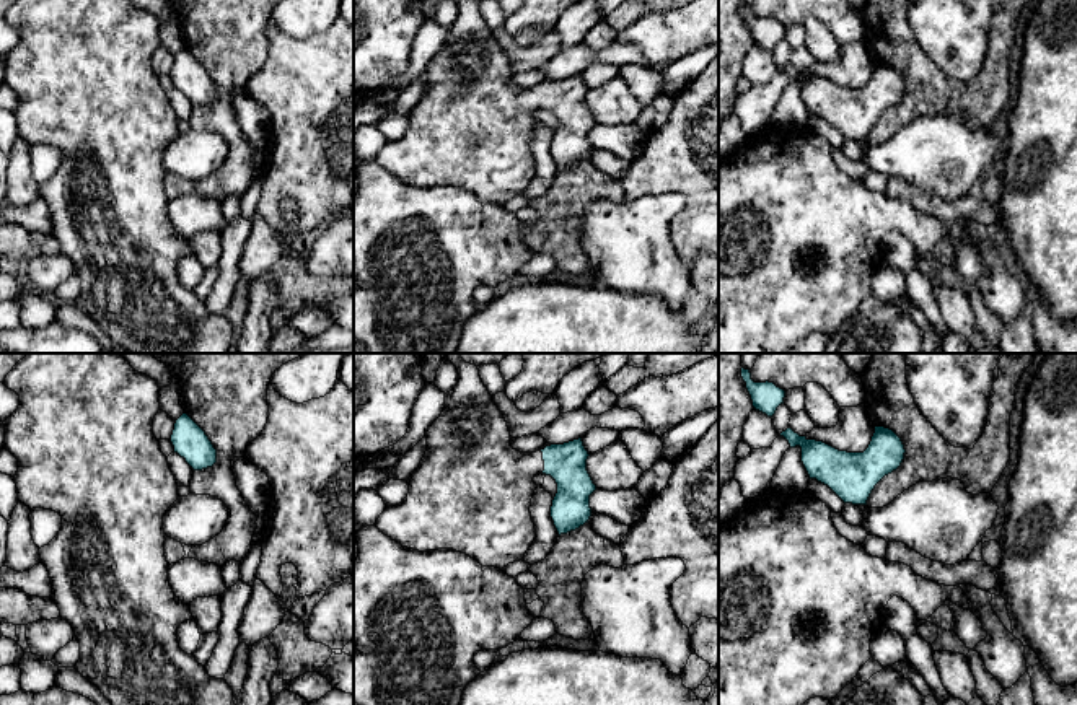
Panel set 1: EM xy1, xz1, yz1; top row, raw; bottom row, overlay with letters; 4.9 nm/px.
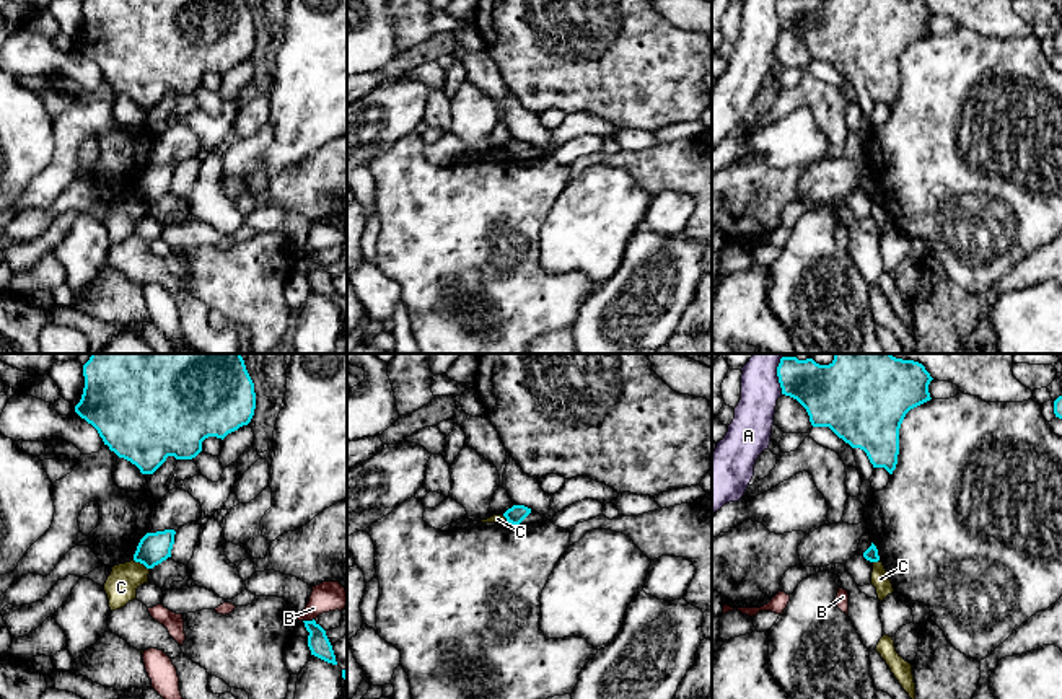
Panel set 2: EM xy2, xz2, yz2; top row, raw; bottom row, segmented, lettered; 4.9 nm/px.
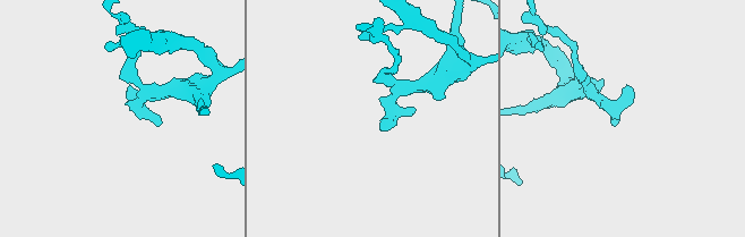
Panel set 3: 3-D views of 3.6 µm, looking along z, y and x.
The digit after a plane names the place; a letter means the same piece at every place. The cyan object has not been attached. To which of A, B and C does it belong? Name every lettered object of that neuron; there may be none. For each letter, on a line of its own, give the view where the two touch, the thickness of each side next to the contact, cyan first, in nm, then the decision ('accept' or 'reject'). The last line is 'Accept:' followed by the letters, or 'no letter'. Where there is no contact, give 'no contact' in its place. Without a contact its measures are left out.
A: yz2 | 280/190 nm | reject
B: xy2 | 110/150 nm | reject
C: xy2 | 160/160 nm | reject
Accept: no letter

